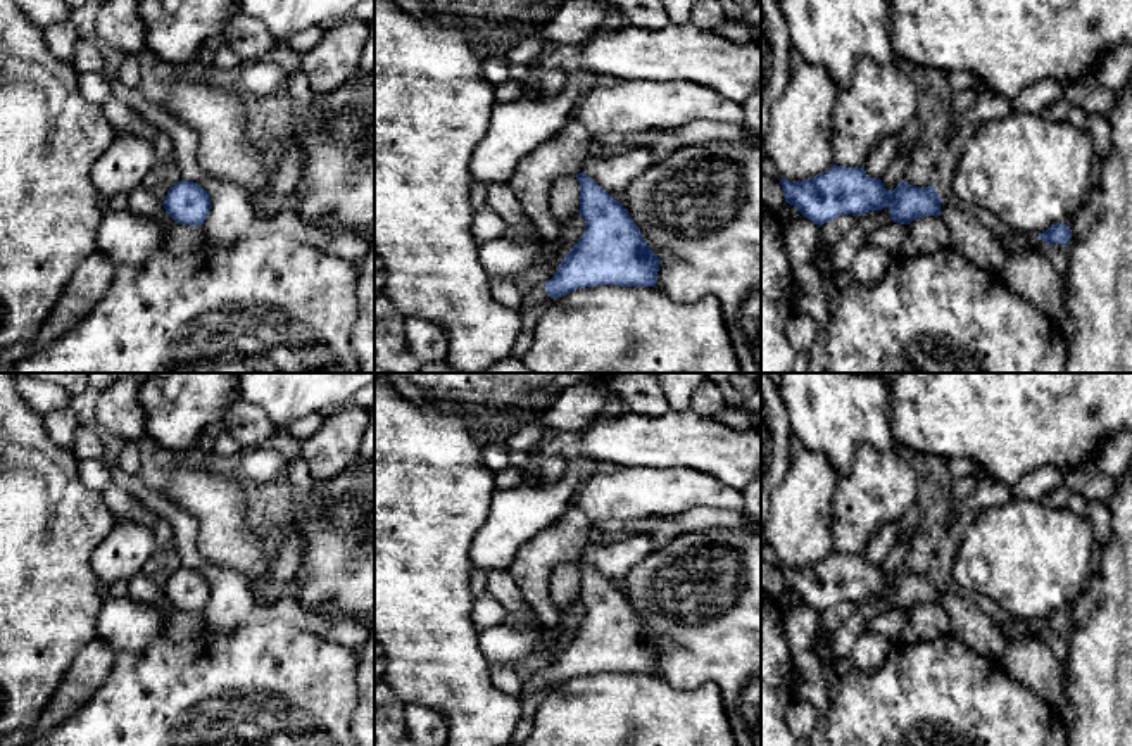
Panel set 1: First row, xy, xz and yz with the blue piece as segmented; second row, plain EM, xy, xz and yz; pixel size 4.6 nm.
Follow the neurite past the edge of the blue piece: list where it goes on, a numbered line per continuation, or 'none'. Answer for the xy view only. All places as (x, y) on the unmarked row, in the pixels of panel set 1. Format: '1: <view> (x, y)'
none

